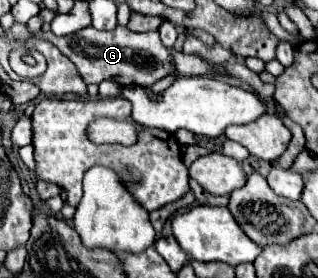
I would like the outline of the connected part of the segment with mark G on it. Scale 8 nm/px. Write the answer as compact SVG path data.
M86 27L66 37L56 37L52 31L48 33L40 31L40 37L54 43L62 55L66 55L72 63L76 63L86 85L112 79L120 83L122 87L128 87L128 85L150 87L174 71L170 51L162 45L156 31L132 33L126 27L116 27L114 31L98 31L94 27Z

